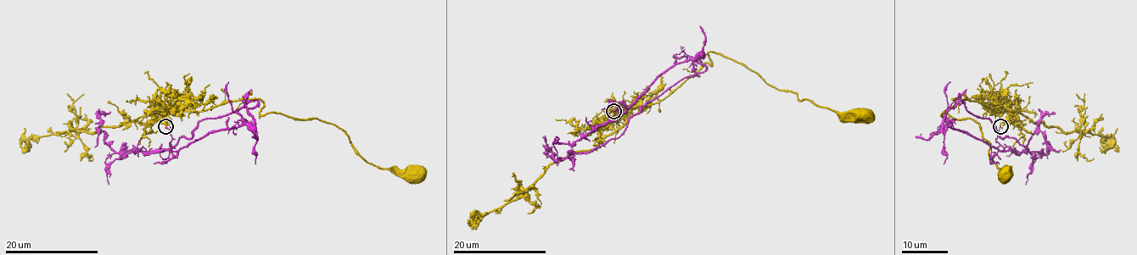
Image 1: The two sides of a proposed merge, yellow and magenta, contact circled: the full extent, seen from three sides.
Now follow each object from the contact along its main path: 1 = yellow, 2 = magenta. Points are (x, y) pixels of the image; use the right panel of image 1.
1: (1000, 126), (1005, 108), (979, 102), (953, 98), (941, 114), (977, 122), (988, 155), (1005, 172)
2: (1000, 126), (995, 141), (1002, 151), (964, 131), (944, 126), (943, 117), (961, 101), (971, 113), (993, 123)

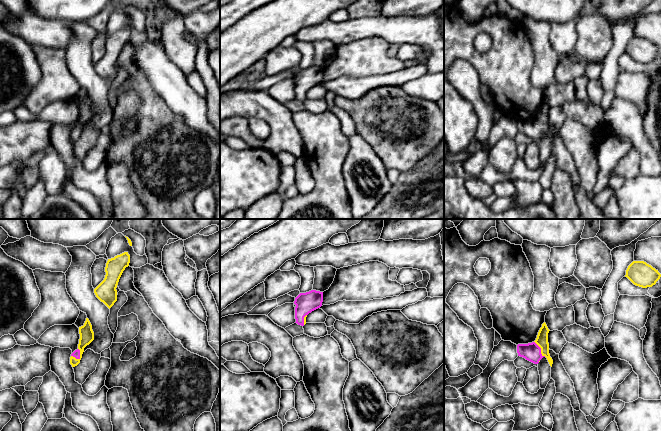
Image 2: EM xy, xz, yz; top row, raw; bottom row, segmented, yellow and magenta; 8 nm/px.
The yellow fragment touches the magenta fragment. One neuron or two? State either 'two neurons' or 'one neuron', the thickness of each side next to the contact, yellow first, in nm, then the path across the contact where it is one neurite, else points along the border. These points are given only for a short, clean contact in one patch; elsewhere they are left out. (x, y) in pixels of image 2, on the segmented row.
two neurons; calibres 110 and 60 nm

